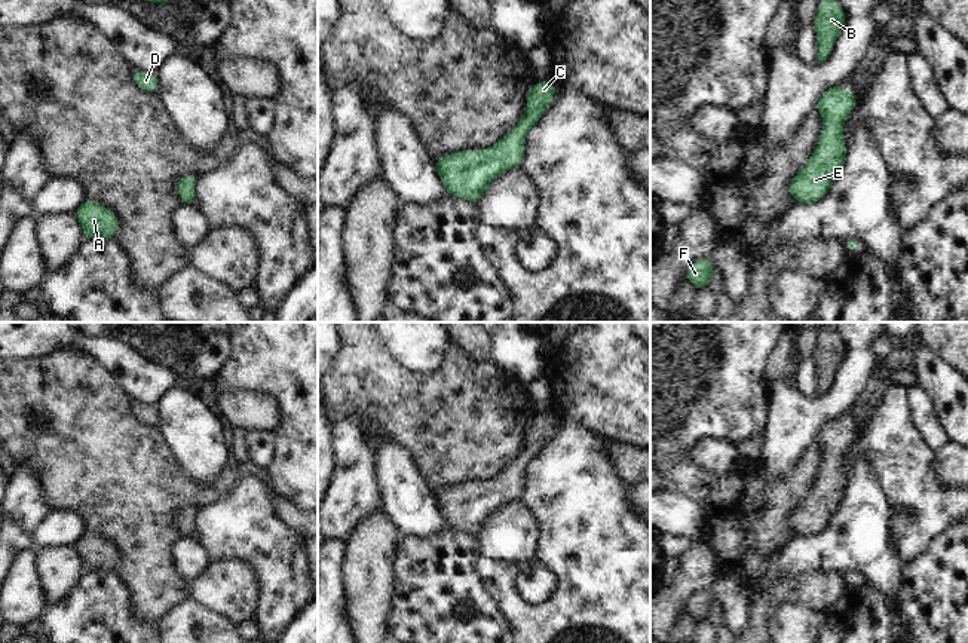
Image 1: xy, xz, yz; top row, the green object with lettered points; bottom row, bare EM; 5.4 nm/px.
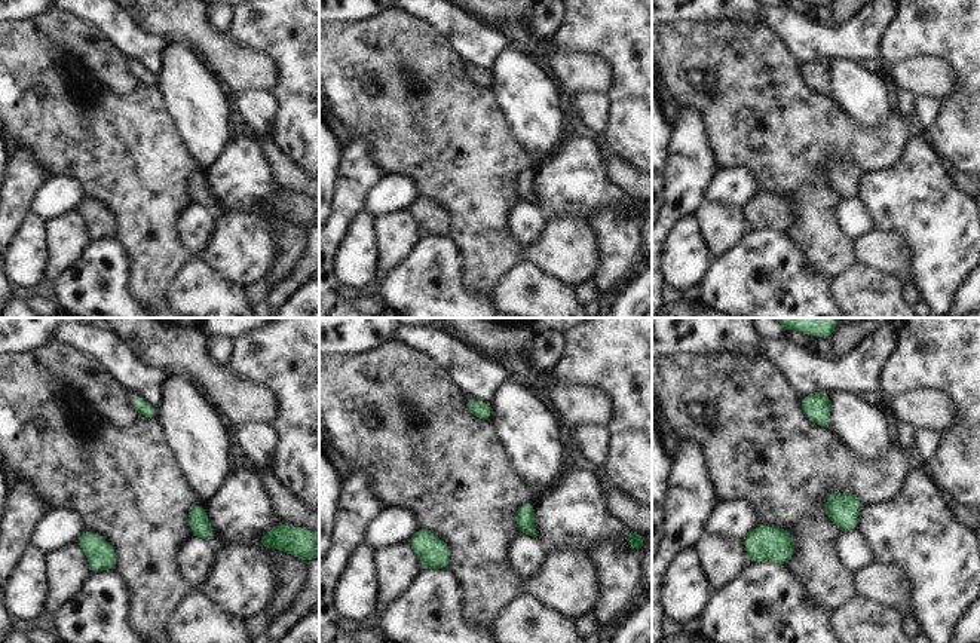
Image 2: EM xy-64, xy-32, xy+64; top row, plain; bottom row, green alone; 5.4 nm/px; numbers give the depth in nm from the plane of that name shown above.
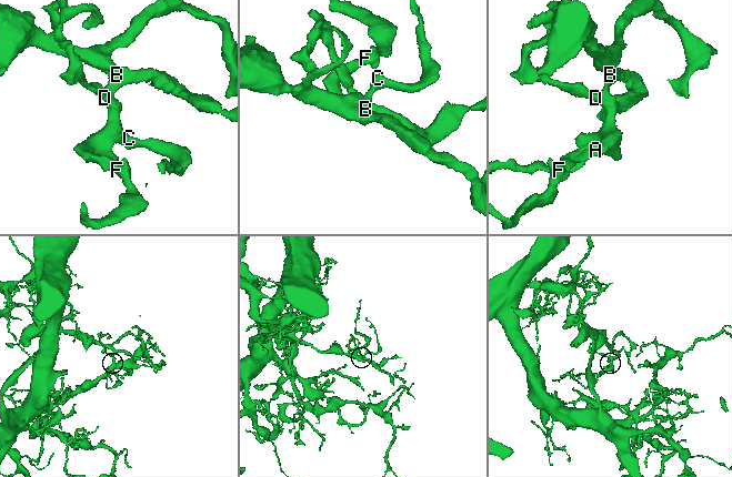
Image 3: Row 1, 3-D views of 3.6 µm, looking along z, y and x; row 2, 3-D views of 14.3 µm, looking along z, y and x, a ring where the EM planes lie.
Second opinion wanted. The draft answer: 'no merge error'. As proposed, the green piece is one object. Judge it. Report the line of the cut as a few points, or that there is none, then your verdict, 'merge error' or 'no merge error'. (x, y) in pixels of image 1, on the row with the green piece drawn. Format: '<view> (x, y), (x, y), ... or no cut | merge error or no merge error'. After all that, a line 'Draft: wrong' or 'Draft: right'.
no cut | no merge error
Draft: right

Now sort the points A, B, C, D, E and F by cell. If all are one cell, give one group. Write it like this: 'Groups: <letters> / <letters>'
Groups: A B C D E F.

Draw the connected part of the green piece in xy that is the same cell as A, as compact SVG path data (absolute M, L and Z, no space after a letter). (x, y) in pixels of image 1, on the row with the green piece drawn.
M85 200L74 211L82 224L85 238L113 239L119 232L119 218L116 212L95 200Z

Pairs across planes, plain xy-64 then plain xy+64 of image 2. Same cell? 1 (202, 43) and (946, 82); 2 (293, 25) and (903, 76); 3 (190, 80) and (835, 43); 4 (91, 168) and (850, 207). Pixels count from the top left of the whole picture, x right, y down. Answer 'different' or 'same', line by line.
1: same
2: different
3: different
4: different

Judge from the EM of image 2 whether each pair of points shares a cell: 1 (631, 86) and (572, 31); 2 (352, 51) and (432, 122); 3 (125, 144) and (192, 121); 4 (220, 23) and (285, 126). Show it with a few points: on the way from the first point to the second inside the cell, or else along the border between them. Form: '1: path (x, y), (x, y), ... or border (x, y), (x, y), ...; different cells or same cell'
1: path (628, 67), (591, 31); same cell
2: path (373, 67), (412, 106); same cell
3: border (171, 116), (177, 123); different cells
4: border (233, 15), (226, 31); different cells

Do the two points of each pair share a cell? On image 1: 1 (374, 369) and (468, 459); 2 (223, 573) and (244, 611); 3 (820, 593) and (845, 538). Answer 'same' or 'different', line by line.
1: same
2: same
3: different

